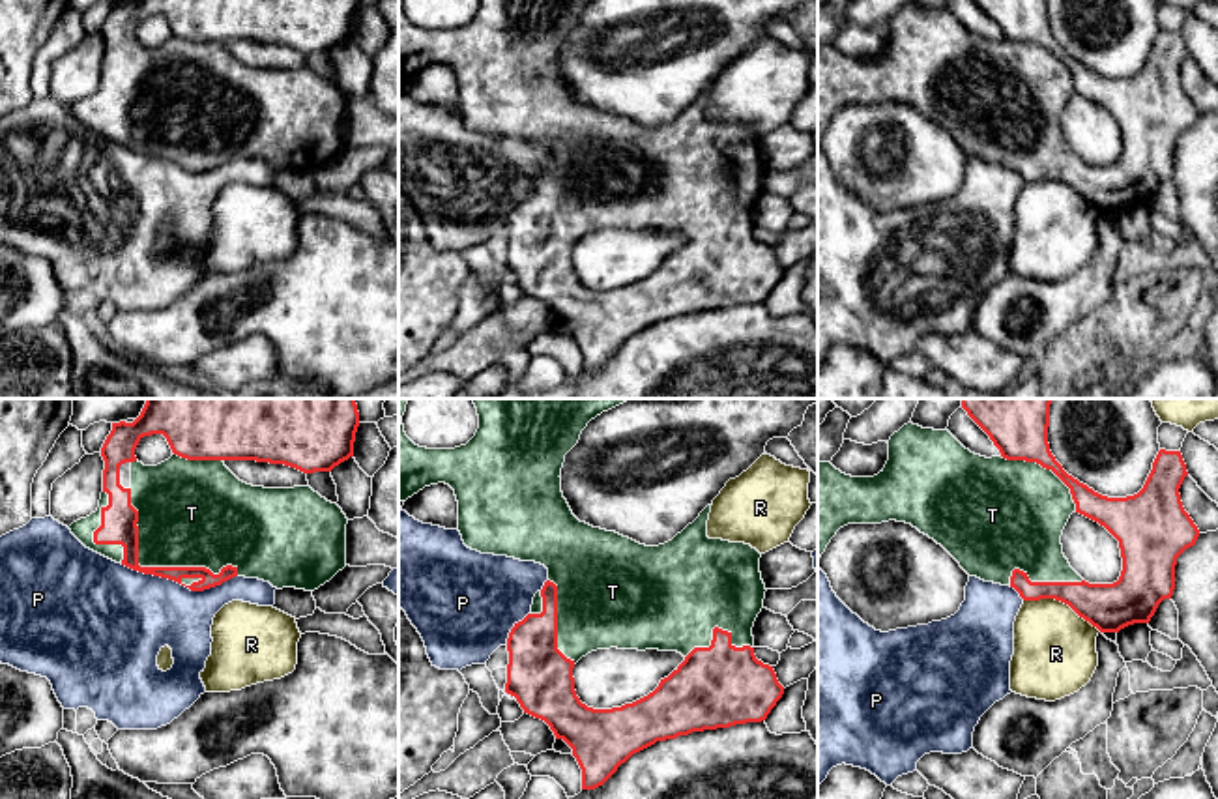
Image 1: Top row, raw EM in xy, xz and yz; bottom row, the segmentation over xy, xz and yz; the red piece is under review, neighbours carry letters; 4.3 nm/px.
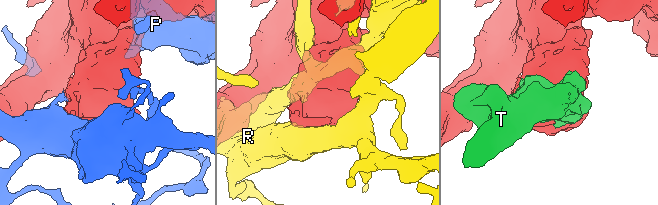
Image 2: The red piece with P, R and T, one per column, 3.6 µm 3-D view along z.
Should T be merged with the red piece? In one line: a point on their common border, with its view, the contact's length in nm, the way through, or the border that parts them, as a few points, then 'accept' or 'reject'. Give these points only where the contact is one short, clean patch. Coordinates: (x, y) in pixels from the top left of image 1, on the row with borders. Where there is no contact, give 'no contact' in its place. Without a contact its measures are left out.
meets red in xy at (152, 567); contact 600 nm long; accept

